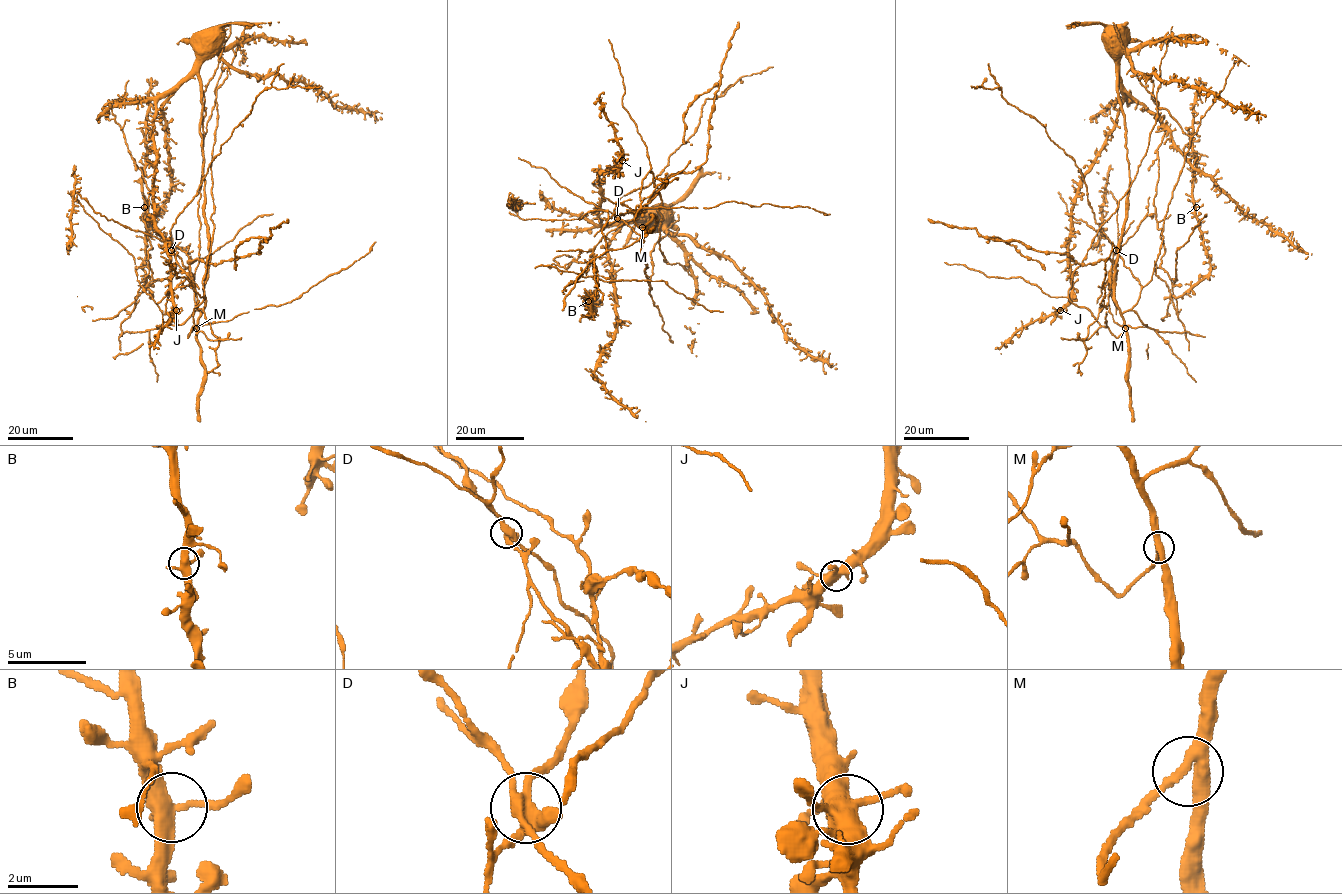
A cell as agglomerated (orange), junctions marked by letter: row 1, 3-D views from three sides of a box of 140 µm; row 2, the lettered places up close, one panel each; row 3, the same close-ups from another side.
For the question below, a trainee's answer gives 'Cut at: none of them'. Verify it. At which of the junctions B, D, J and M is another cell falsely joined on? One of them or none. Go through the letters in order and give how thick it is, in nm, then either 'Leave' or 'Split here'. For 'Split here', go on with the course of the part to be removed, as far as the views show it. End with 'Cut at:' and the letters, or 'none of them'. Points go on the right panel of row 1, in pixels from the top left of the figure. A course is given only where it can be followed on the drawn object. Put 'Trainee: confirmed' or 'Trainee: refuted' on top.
Trainee: refuted
B: Thickness 400 nm. Leave
D: Thickness 400 nm. Split here. Course of the part to remove: (1116, 250), (1112, 275), (1117, 253), (1155, 213), (1165, 250), (1160, 267), (1173, 284), (1176, 251), (1206, 213)
J: Thickness 480 nm. Leave
M: Thickness 340 nm. Leave
Cut at: D

